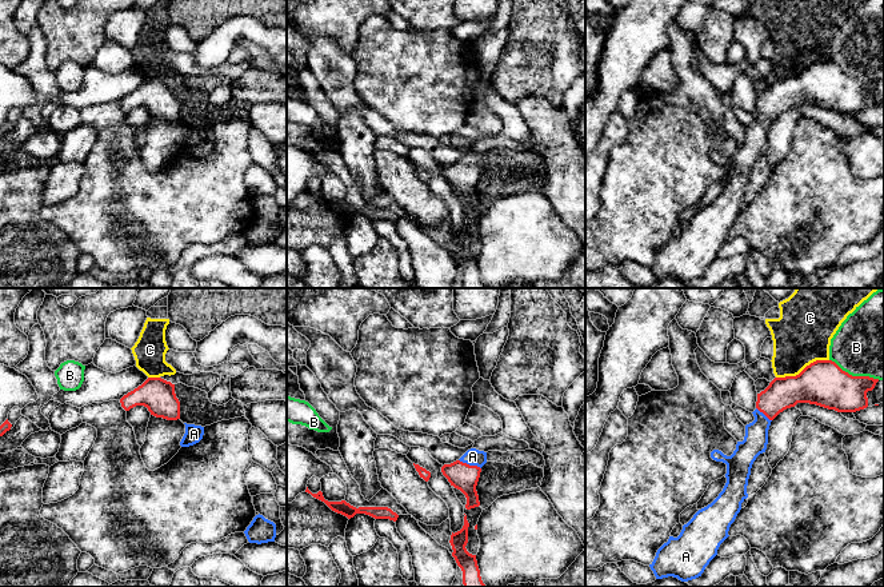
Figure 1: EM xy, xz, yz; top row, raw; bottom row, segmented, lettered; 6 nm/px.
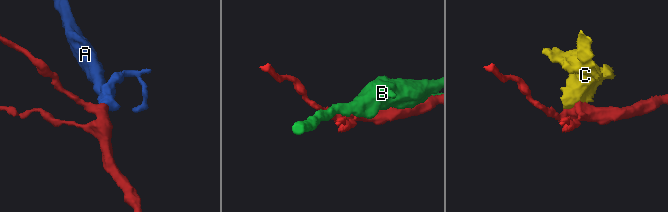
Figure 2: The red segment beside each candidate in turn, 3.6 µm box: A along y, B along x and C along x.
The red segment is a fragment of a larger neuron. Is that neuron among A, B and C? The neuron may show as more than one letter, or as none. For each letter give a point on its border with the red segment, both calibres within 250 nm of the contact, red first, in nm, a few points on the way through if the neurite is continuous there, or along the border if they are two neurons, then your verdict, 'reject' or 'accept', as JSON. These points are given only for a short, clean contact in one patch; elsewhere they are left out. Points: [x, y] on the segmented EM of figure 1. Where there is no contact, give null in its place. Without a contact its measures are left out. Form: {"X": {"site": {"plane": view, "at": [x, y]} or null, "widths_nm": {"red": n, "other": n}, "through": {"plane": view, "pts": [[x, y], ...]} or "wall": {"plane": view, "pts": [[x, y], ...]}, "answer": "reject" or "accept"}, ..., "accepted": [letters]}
{"A": {"site": {"plane": "xz", "at": [468, 464]}, "widths_nm": {"red": 160, "other": 100}, "through": {"plane": "xz", "pts": [[463, 476], [468, 464], [472, 456]]}, "answer": "accept"}, "B": {"site": {"plane": "yz", "at": [855, 376]}, "widths_nm": {"red": 280, "other": 440}, "answer": "reject"}, "C": {"site": {"plane": "yz", "at": [803, 370]}, "widths_nm": {"red": 280, "other": 360}, "wall": {"plane": "yz", "pts": [[828, 359], [816, 359], [795, 375], [776, 378]]}, "answer": "reject"}, "accepted": ["A"]}

